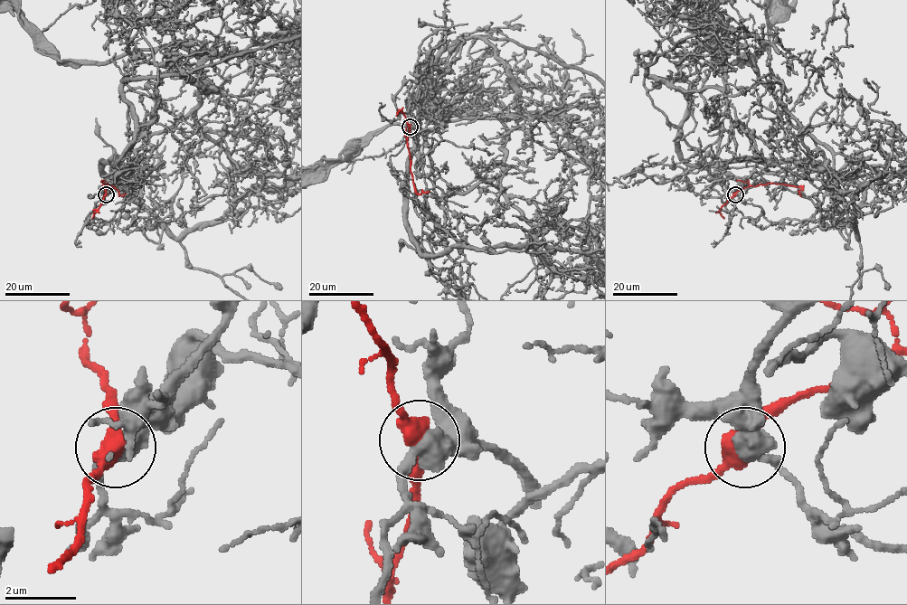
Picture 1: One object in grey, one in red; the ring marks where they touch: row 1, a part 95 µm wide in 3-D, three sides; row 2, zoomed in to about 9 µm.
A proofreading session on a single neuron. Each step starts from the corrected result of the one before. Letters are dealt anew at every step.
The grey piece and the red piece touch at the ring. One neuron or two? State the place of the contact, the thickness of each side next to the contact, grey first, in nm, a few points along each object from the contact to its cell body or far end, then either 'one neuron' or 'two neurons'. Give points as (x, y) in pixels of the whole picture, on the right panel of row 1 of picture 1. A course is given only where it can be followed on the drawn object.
(735, 194) | 480/440 nm | grey via (735, 194), (723, 165), (682, 157), (681, 121), (690, 86), (726, 50), (746, 62), (769, 39) | red via (735, 194), (749, 186), (769, 183), (801, 187), (800, 195), (799, 193) | one neuron

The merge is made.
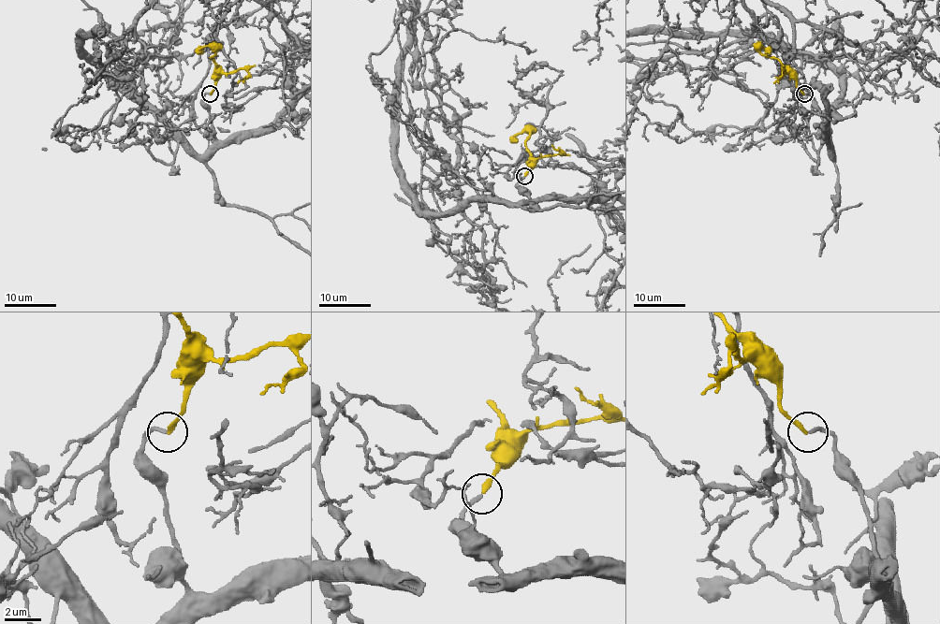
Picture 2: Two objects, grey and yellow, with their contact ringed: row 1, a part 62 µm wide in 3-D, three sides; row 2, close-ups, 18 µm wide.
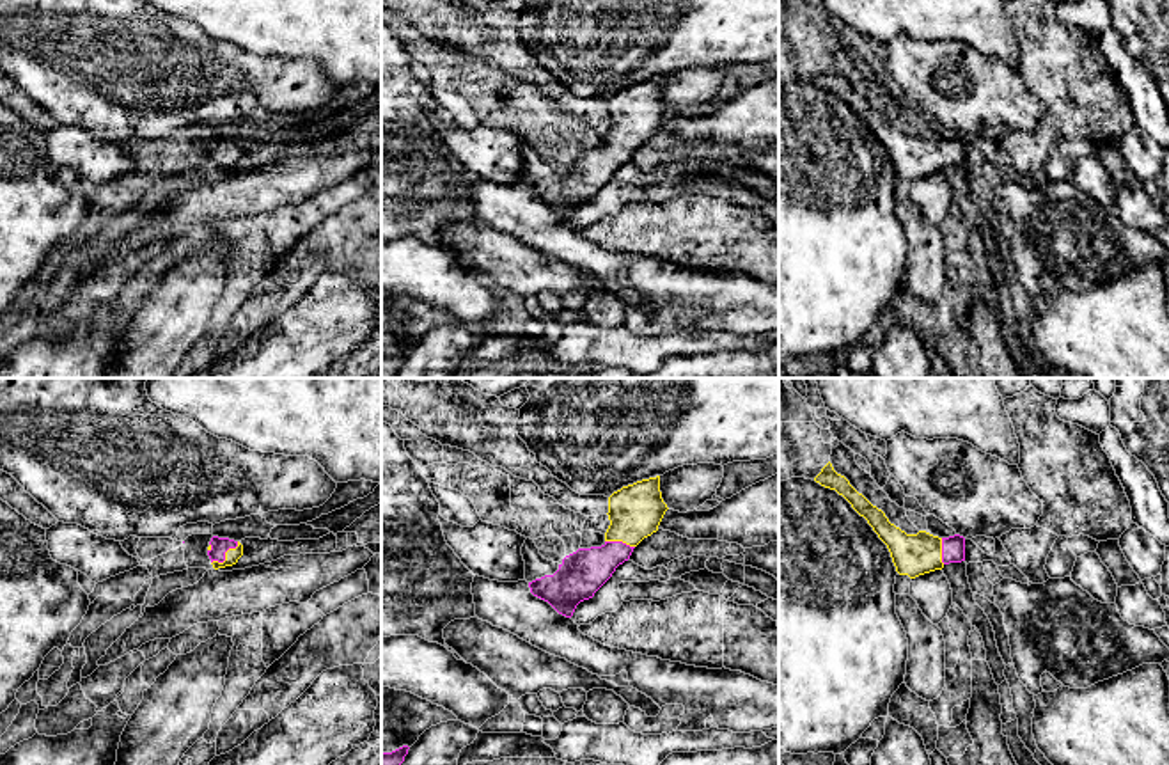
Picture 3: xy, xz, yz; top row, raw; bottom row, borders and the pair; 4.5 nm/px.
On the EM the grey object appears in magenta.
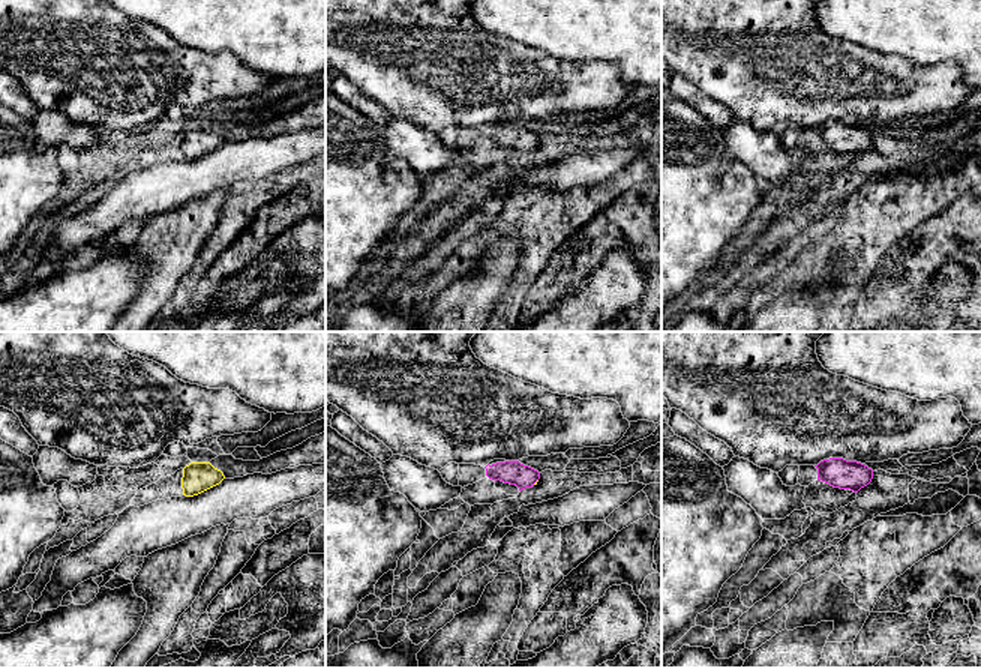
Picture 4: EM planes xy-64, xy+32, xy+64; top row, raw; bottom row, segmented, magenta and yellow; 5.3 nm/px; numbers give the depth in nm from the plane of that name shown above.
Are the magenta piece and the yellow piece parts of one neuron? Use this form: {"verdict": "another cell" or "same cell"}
{"verdict": "same cell"}

